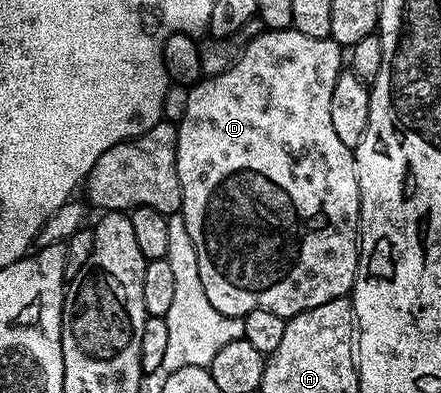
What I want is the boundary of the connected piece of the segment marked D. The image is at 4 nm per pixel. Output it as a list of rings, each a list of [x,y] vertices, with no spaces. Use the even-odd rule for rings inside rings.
[[[263,29],[254,40],[242,51],[242,55],[224,73],[203,78],[193,84],[186,95],[186,108],[182,111],[182,120],[177,120],[178,128],[178,152],[176,153],[176,169],[180,177],[180,189],[182,190],[182,209],[180,214],[184,217],[184,225],[188,229],[188,237],[192,237],[192,245],[196,245],[196,261],[200,261],[200,285],[204,285],[204,293],[208,293],[208,301],[220,309],[220,313],[225,315],[237,315],[239,317],[252,313],[252,309],[268,309],[286,320],[304,313],[308,309],[316,309],[316,305],[324,305],[324,301],[341,299],[349,296],[354,290],[354,278],[358,268],[358,244],[360,242],[360,181],[358,180],[358,170],[354,160],[354,152],[344,141],[340,141],[340,136],[336,134],[336,129],[332,126],[332,89],[336,89],[336,81],[341,77],[344,64],[342,64],[344,49],[335,39],[321,39],[320,37],[308,37],[305,33],[300,33],[293,29],[284,31],[272,31]]]

